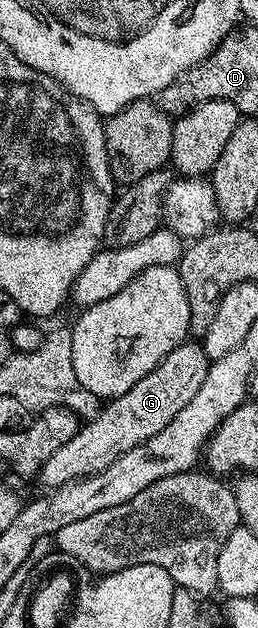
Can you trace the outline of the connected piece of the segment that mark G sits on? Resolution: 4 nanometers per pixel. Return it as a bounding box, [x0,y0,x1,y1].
[41,340,207,488]

